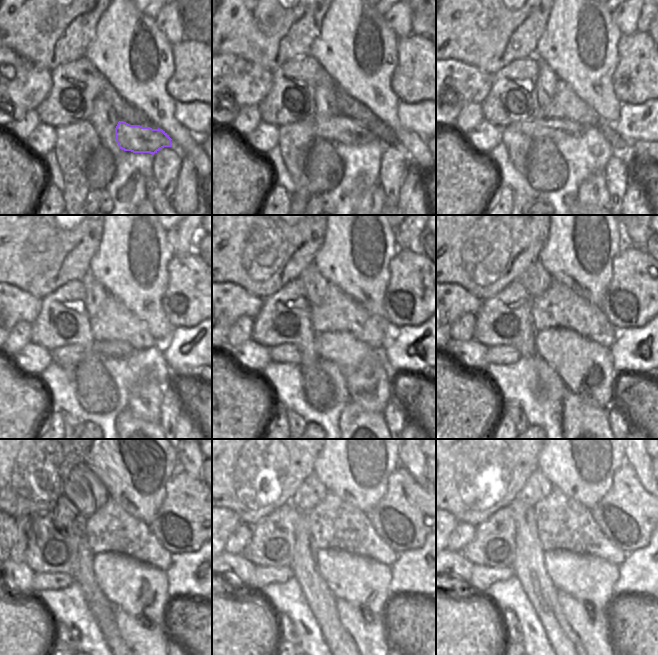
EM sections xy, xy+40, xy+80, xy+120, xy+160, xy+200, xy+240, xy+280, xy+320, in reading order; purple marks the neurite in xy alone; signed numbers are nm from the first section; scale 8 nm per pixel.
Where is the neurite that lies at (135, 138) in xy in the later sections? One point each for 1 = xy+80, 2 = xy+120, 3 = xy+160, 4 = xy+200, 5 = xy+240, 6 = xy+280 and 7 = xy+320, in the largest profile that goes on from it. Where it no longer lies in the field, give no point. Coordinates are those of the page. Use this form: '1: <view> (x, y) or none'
1: xy+80 (555, 129)
2: xy+120 (68, 355)
3: xy+160 (282, 353)
4: xy+200 (500, 354)
5: xy+240 (54, 579)
6: xy+280 (262, 576)
7: xy+320 (482, 578)

